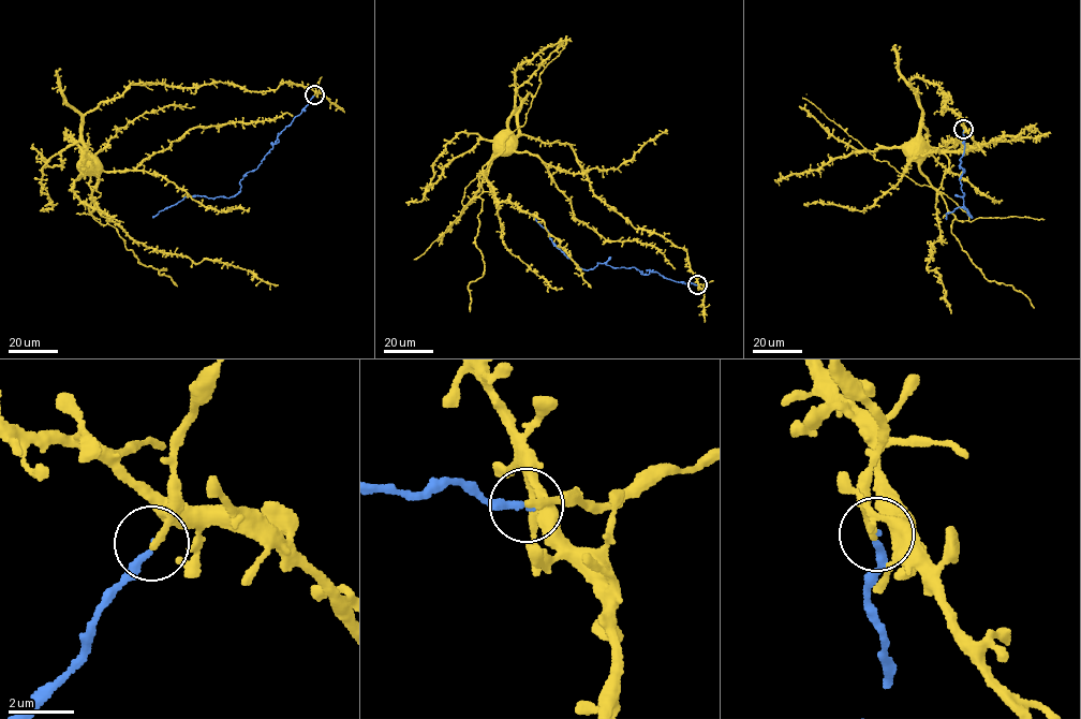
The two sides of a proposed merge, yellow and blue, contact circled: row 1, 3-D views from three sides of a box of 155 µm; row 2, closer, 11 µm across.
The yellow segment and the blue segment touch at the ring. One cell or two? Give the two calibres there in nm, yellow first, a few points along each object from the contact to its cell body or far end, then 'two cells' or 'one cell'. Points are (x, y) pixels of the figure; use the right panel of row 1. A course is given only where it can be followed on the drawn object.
calibres 220 and 200 nm; course yellow (963, 129), (951, 109), (942, 112), (948, 94), (915, 77), (909, 83), (918, 89), (921, 118), (909, 146); course blue (963, 129), (960, 164), (964, 171), (959, 179), (964, 206), (972, 218), (959, 207), (947, 213), (946, 219); one cell

